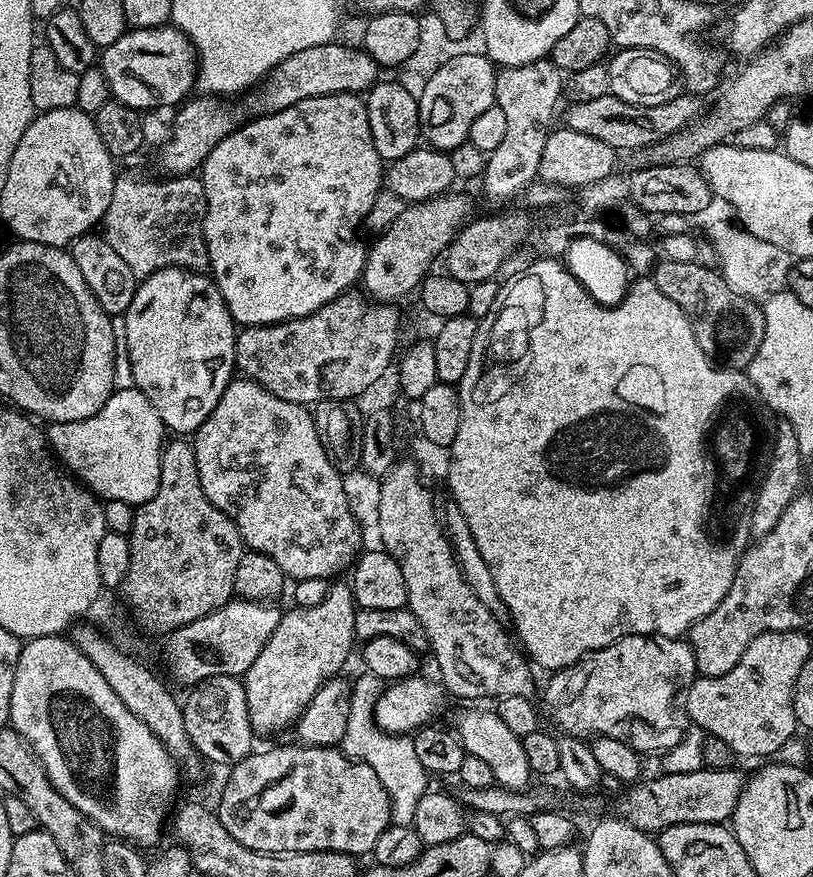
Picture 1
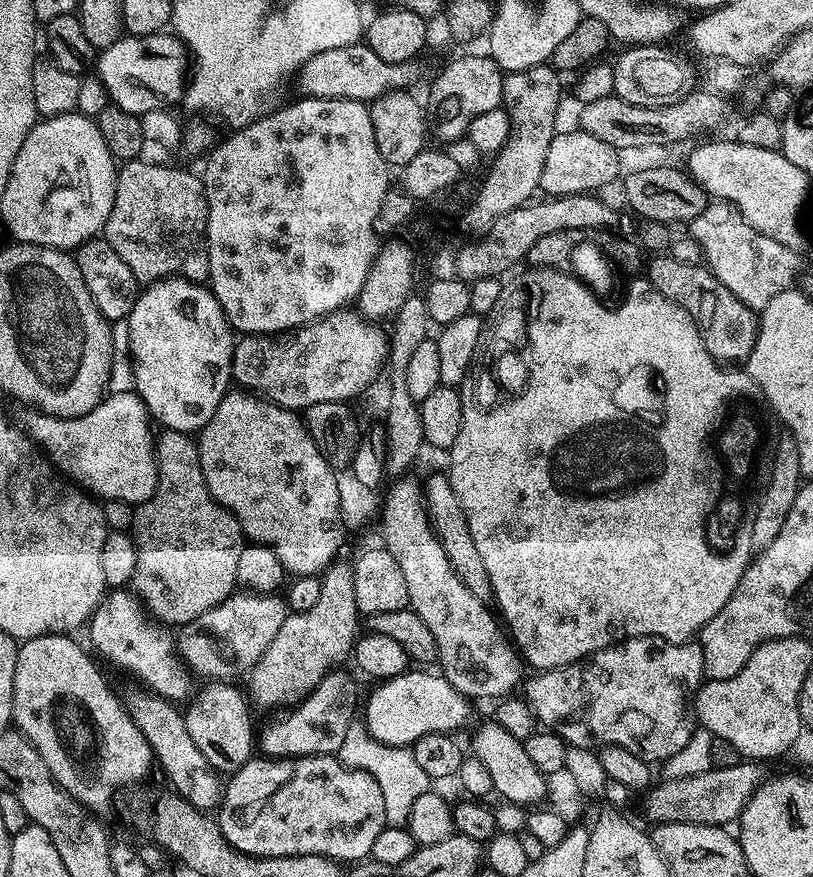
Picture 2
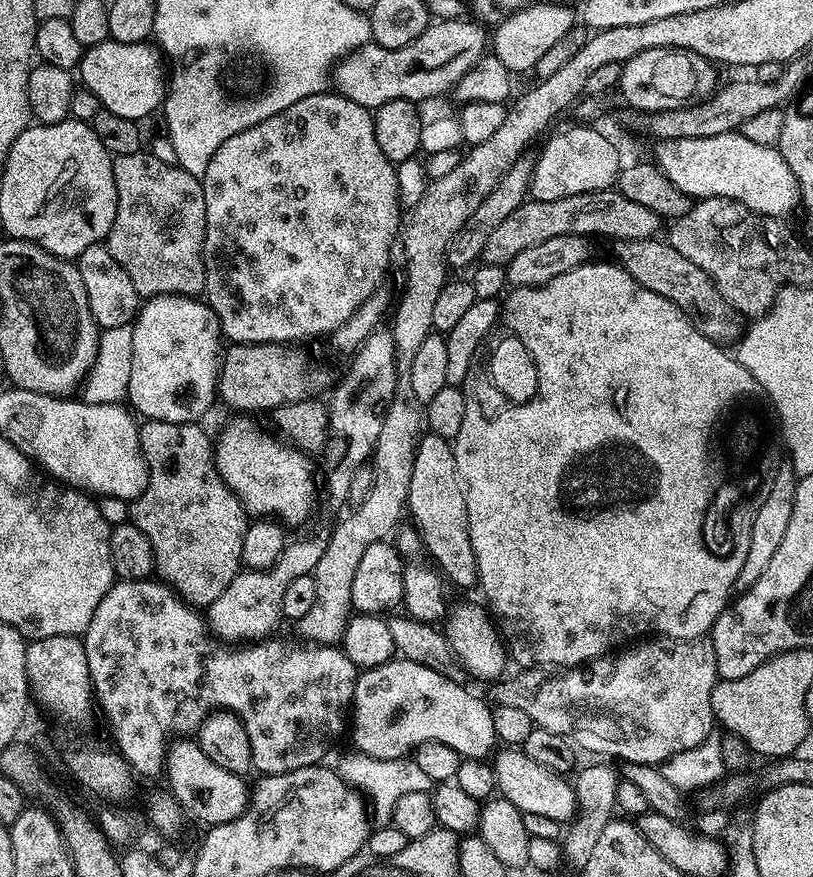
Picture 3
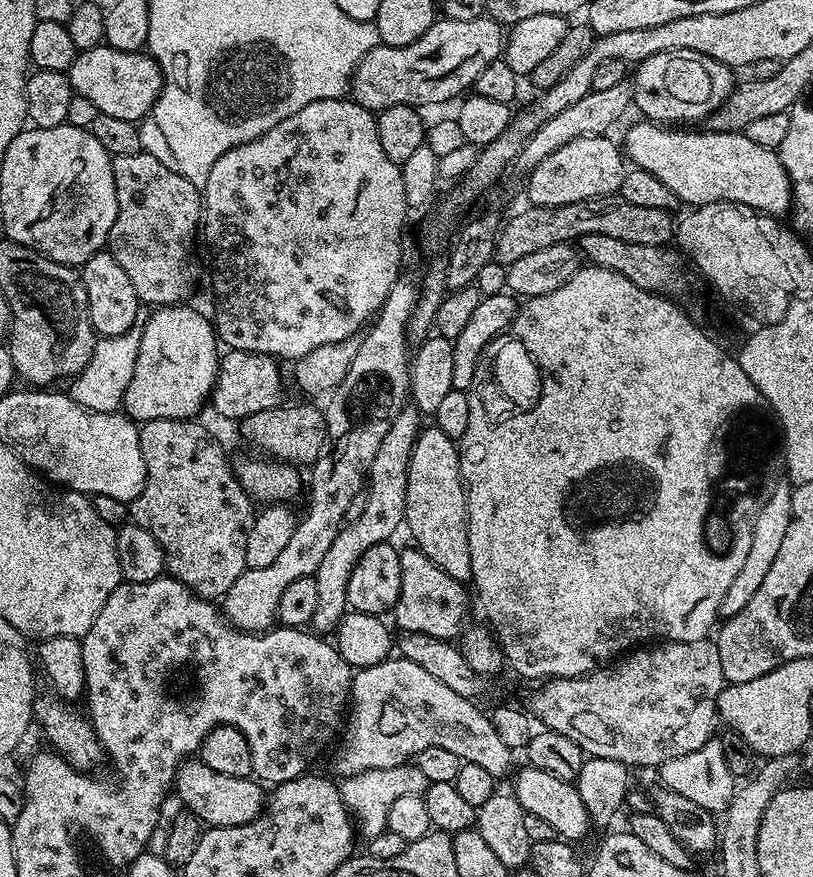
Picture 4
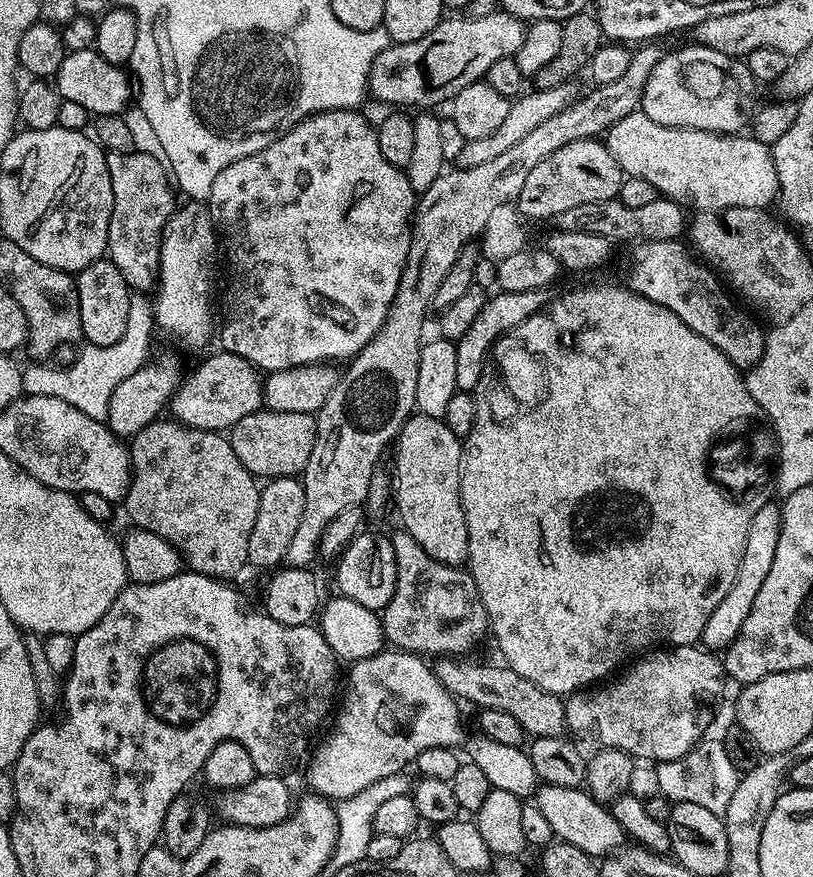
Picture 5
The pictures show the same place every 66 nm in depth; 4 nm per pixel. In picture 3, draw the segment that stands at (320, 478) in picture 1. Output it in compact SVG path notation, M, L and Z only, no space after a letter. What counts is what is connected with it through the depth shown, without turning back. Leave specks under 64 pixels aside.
M248 414L235 418L214 440L216 469L224 485L240 499L249 517L275 518L284 526L306 523L316 508L316 480L308 461L311 459L279 435L264 432L256 421L259 419Z

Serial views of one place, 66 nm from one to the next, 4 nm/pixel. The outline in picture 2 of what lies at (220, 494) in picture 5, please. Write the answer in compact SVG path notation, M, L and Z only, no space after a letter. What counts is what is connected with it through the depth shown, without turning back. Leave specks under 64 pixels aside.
M173 428L155 437L156 489L150 499L135 505L136 517L131 526L139 547L138 566L131 587L147 604L149 611L167 625L183 626L218 606L237 591L238 554L246 546L244 531L236 515L212 497L202 474L200 445L187 432Z

